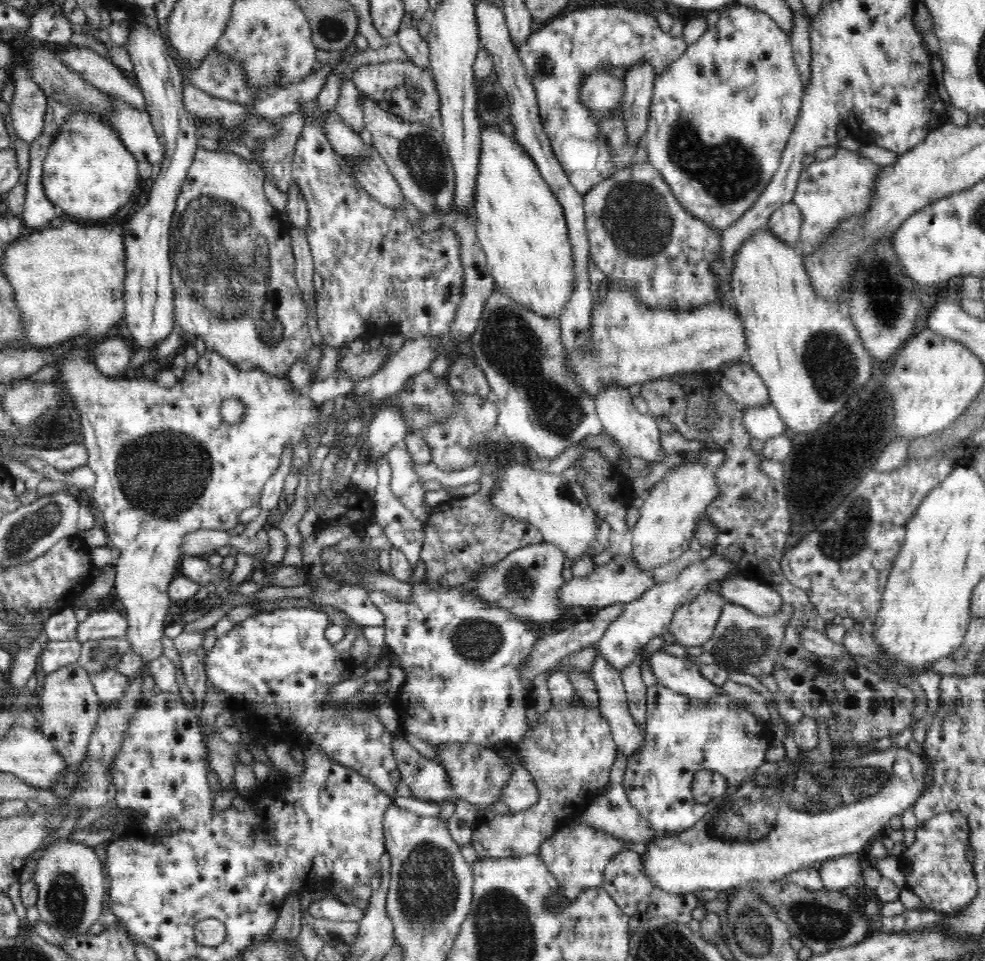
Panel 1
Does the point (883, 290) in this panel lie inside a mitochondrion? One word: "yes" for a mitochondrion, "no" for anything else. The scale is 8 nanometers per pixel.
yes

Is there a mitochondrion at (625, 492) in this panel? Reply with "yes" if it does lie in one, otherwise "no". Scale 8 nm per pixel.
no

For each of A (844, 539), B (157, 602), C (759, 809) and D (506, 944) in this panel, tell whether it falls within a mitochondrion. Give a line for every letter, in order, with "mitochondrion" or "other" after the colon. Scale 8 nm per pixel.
A: mitochondrion
B: other
C: mitochondrion
D: mitochondrion

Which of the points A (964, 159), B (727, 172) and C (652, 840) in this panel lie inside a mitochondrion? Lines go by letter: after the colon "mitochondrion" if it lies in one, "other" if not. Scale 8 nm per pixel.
A: other
B: mitochondrion
C: other

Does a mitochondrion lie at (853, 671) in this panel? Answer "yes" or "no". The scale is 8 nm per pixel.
no

